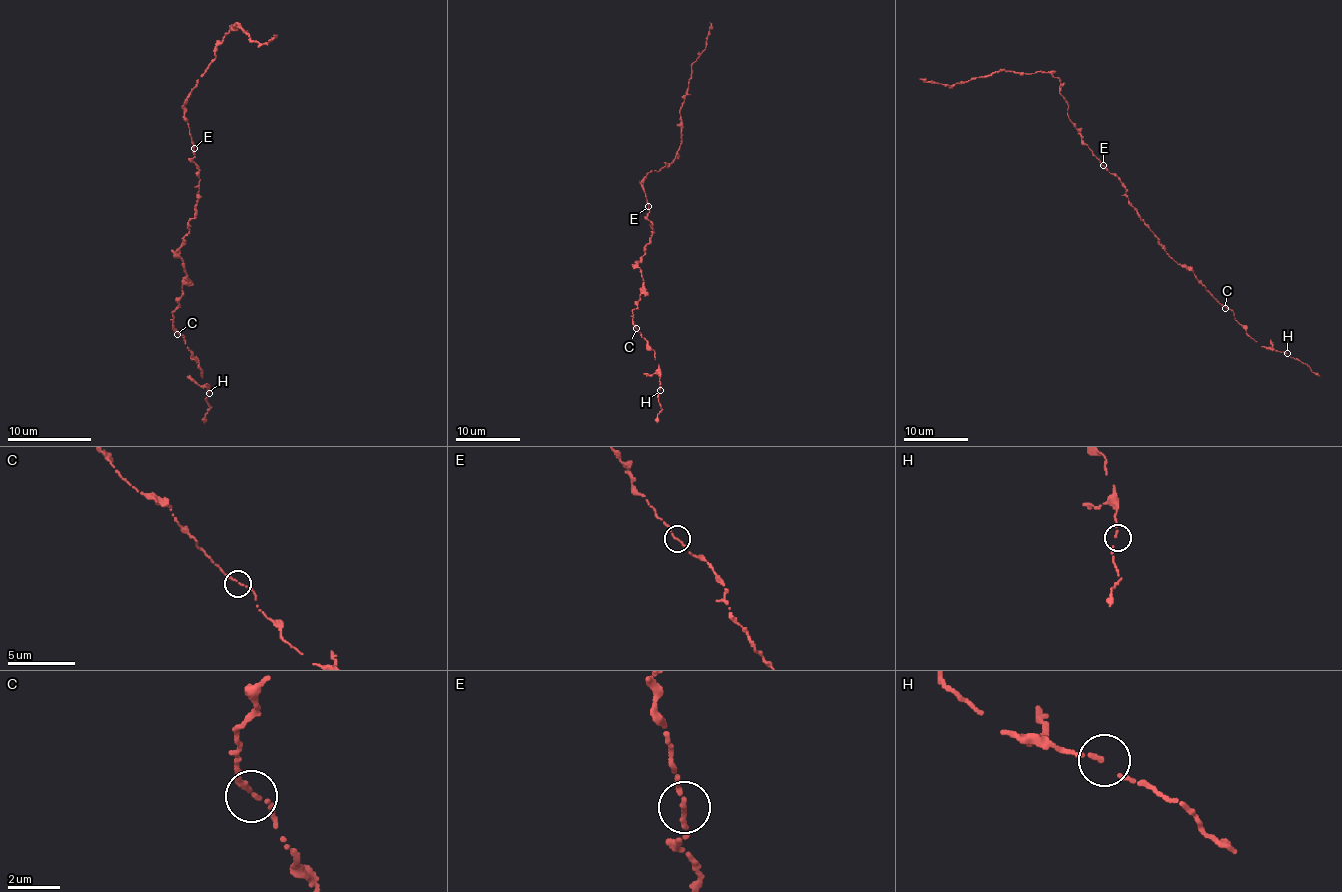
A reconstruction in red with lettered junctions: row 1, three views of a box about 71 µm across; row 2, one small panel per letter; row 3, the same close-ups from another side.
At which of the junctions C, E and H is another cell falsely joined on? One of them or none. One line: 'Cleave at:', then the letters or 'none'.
Cleave at: none

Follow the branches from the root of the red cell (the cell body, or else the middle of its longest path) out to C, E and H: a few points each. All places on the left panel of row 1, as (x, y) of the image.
C: (198, 176), (196, 214), (188, 222), (190, 230), (179, 249), (186, 283), (173, 310), (173, 329), (177, 334)
E: (198, 176), (198, 167), (192, 161), (194, 148)
H: (198, 176), (196, 214), (179, 249), (186, 283), (173, 310), (173, 327), (184, 336), (209, 393)

